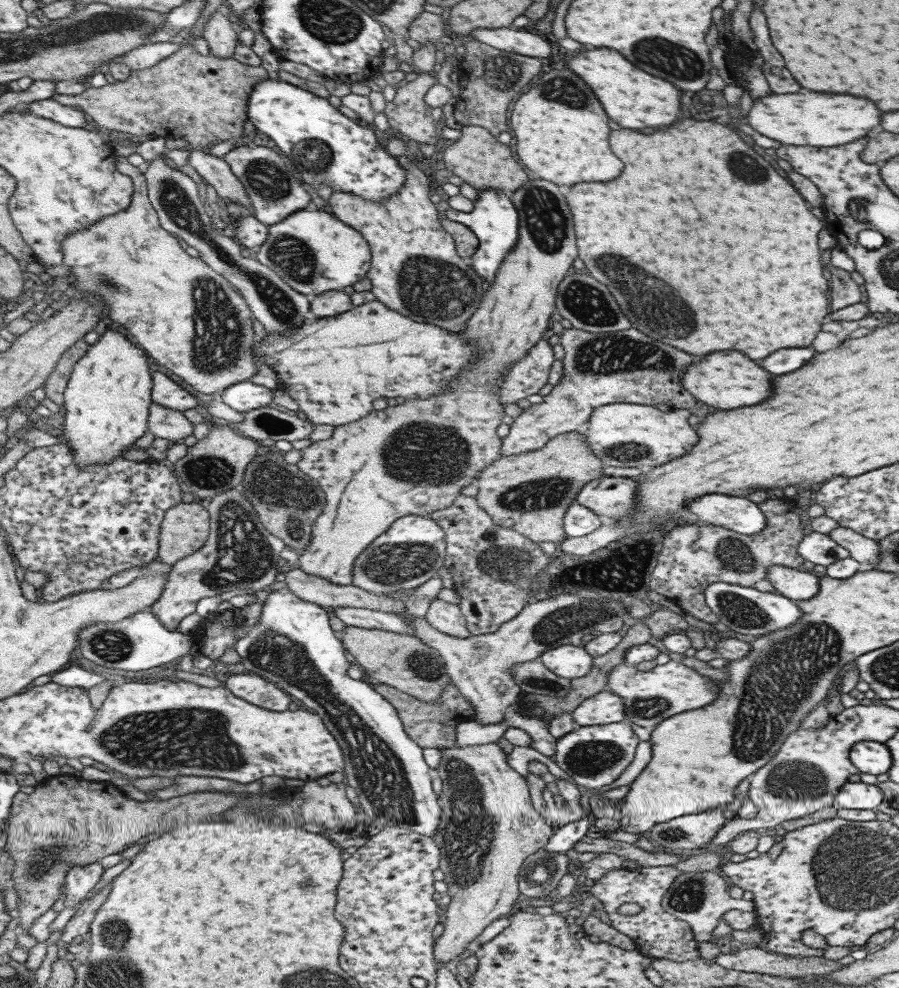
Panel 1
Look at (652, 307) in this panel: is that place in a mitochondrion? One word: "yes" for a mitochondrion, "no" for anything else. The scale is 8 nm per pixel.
yes

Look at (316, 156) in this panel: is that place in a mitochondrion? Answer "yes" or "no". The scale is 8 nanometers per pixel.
yes

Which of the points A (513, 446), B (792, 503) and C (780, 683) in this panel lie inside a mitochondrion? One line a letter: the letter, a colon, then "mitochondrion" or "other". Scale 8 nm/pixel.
A: other
B: other
C: mitochondrion

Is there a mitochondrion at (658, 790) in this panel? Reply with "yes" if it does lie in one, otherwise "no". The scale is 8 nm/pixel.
no

